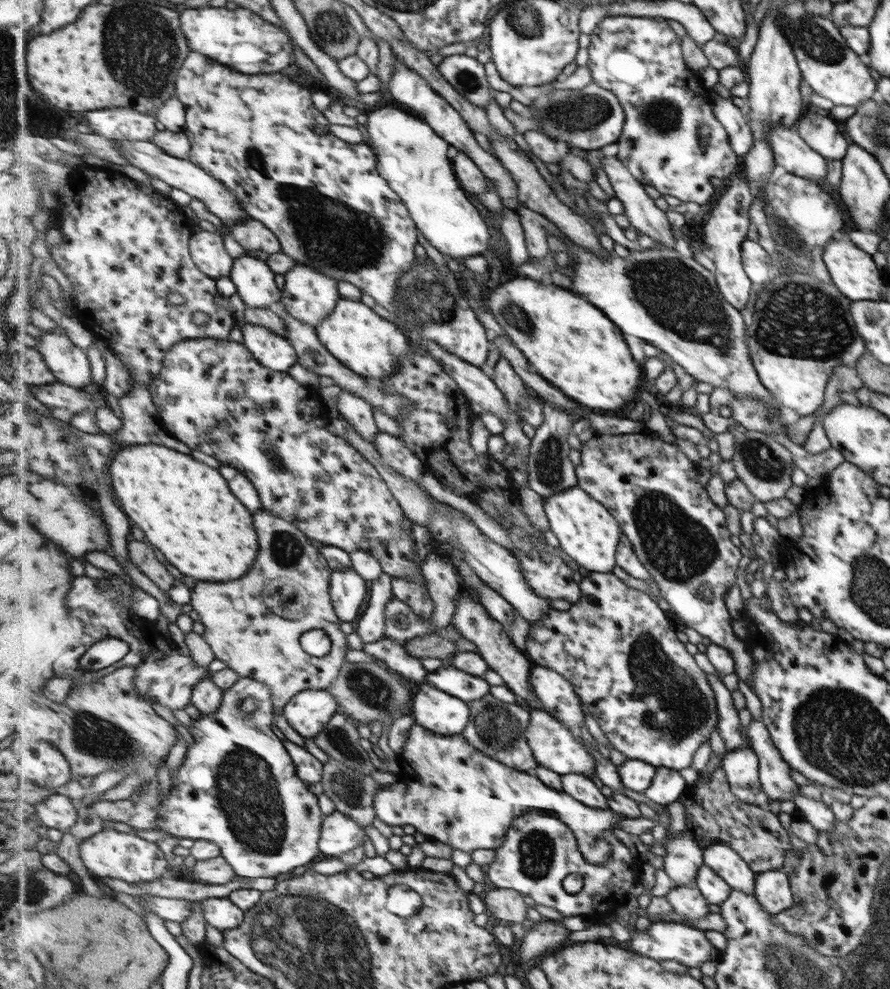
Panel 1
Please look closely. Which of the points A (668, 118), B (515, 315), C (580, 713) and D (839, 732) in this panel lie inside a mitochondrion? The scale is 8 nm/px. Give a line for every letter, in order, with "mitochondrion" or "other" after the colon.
A: mitochondrion
B: mitochondrion
C: other
D: mitochondrion

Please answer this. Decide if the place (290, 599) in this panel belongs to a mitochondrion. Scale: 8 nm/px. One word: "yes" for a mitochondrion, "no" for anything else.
no

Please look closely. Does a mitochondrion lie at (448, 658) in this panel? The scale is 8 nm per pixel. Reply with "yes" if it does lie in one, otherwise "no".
no

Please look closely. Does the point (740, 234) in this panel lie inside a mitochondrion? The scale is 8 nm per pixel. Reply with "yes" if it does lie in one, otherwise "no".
no

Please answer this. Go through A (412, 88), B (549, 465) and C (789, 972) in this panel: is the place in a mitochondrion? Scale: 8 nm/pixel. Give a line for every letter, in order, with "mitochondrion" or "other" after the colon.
A: other
B: mitochondrion
C: mitochondrion

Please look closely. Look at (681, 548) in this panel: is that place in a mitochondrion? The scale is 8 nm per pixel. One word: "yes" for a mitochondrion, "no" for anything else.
yes

